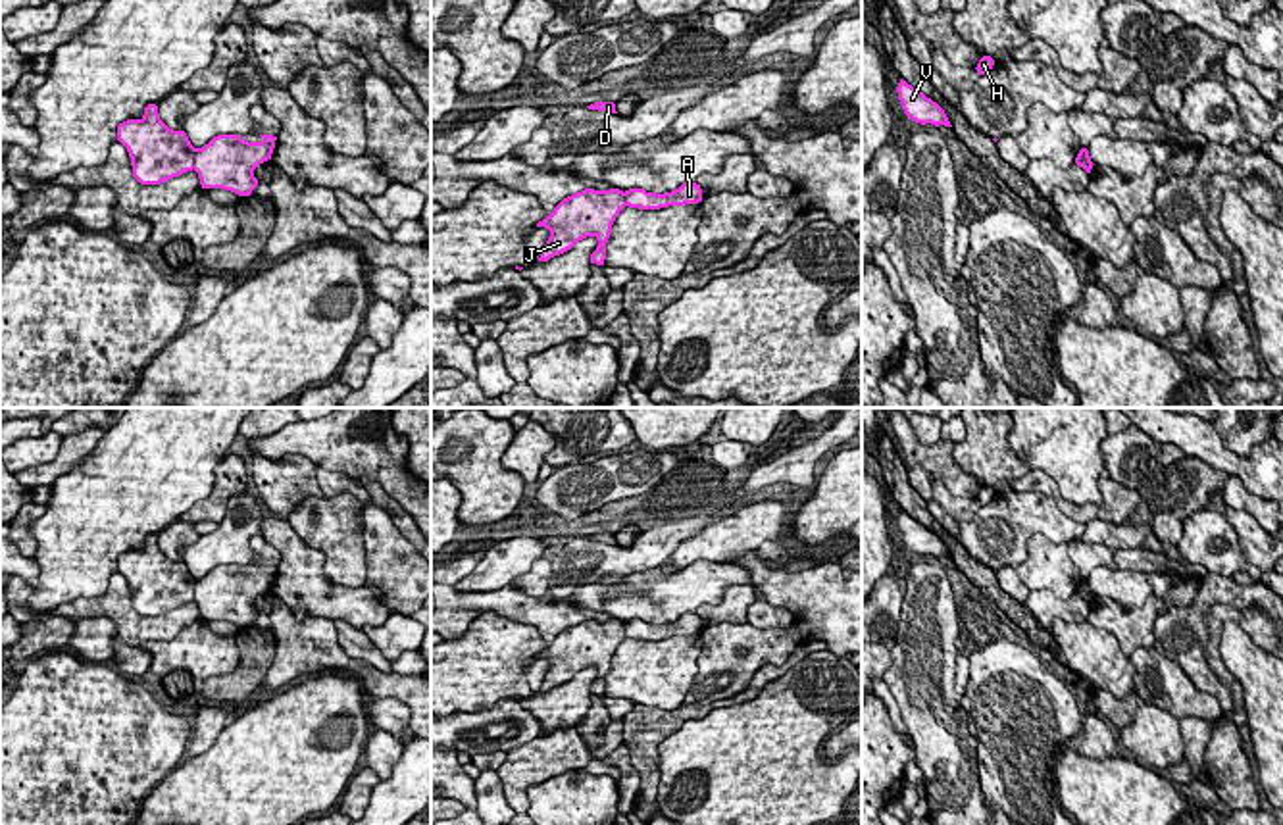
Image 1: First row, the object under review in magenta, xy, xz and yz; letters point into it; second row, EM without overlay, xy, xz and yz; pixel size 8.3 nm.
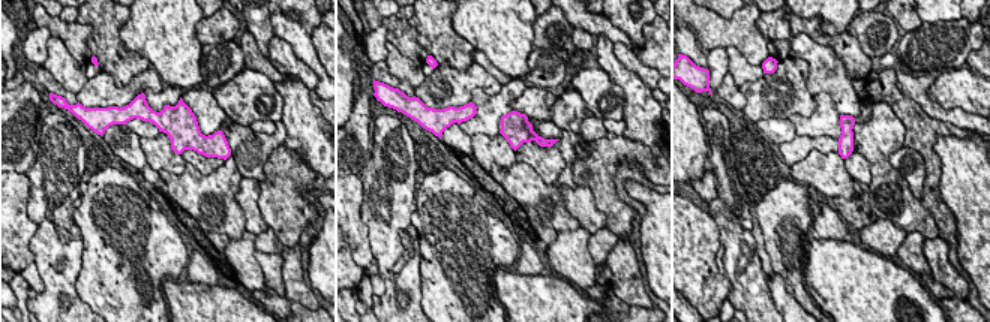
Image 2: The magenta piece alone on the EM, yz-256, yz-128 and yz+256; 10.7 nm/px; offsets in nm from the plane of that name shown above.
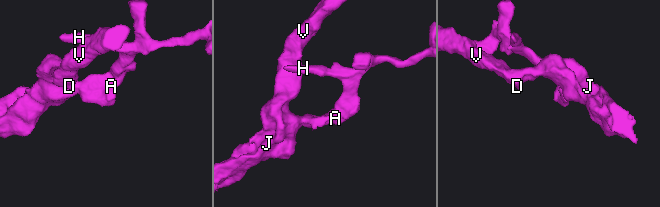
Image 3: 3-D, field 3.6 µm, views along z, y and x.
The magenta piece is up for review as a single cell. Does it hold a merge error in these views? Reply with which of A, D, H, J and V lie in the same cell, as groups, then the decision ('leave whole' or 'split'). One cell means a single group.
A H / D J V; split

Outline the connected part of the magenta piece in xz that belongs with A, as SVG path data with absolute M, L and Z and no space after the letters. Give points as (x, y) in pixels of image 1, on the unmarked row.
M683 613L679 619L664 625L646 623L644 619L625 621L625 635L639 640L660 640L667 637L685 637L702 633L702 619L696 613Z

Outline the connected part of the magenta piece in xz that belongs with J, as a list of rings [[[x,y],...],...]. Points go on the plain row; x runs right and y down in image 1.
[[[585,619],[564,629],[550,646],[537,654],[550,662],[539,692],[548,692],[571,681],[579,671],[594,667],[598,677],[591,685],[591,694],[604,696],[612,656],[625,637],[625,623],[619,619]]]

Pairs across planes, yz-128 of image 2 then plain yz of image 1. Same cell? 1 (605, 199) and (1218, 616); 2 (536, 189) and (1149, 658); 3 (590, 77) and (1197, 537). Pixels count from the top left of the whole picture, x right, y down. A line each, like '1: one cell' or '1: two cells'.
1: two cells
2: two cells
3: one cell

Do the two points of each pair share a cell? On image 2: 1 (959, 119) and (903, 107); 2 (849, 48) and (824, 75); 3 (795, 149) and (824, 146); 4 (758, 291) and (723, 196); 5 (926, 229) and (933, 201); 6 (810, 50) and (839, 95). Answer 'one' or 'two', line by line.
1: two
2: two
3: one
4: one
5: two
6: one

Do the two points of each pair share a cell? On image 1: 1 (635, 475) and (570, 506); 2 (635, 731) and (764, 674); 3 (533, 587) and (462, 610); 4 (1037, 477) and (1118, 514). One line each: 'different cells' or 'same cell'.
1: same cell
2: same cell
3: different cells
4: same cell

